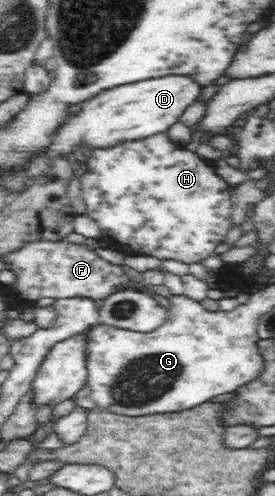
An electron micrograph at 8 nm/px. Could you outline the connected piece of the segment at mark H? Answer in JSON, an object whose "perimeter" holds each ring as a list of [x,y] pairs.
{"perimeter":[[[166,132],[158,133],[148,138],[140,140],[126,140],[110,146],[110,148],[92,148],[86,172],[79,178],[81,182],[81,197],[86,204],[86,213],[98,223],[101,233],[106,238],[112,238],[110,244],[114,249],[120,248],[120,252],[138,252],[138,255],[148,255],[160,260],[180,260],[184,264],[196,264],[202,260],[206,260],[208,256],[214,254],[216,246],[224,240],[224,236],[228,234],[228,230],[232,228],[232,200],[230,199],[230,191],[233,186],[228,185],[222,178],[216,175],[215,168],[208,166],[204,162],[204,158],[196,152],[184,149],[180,143],[172,142]]]}

